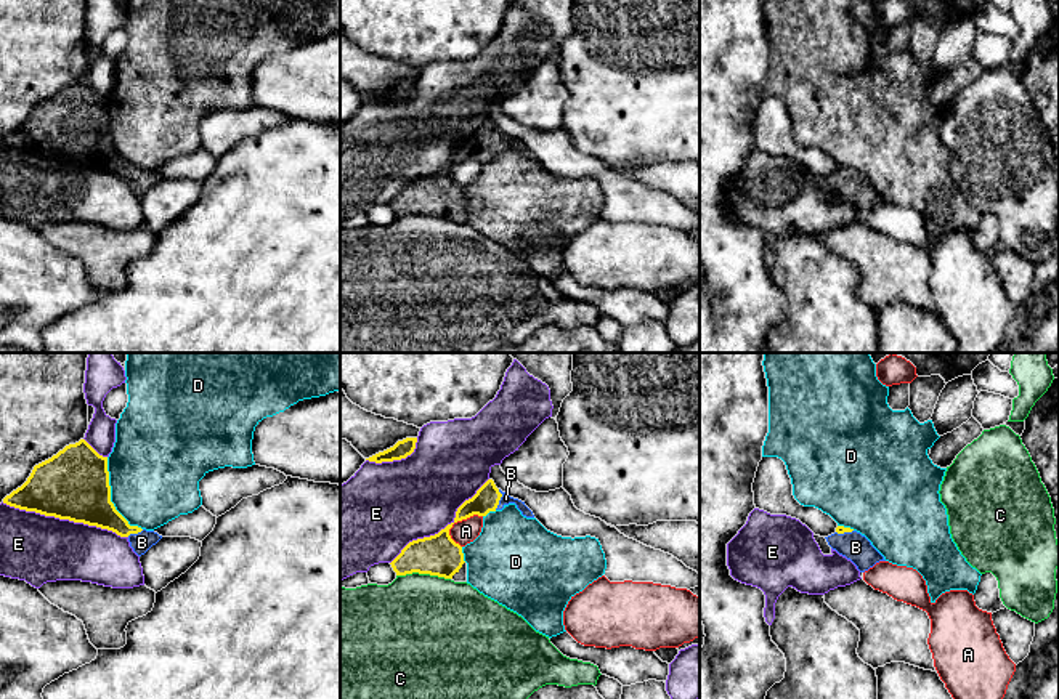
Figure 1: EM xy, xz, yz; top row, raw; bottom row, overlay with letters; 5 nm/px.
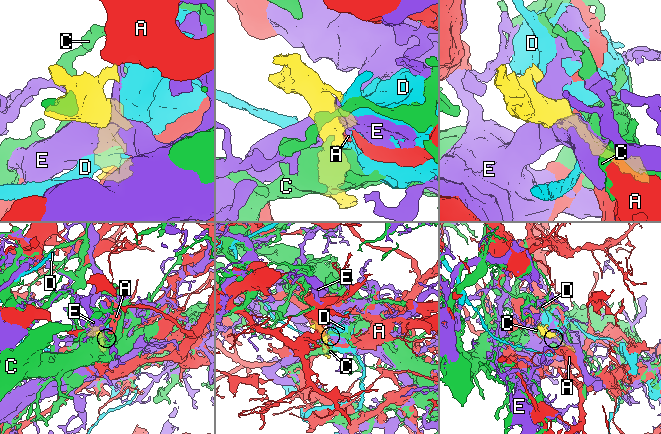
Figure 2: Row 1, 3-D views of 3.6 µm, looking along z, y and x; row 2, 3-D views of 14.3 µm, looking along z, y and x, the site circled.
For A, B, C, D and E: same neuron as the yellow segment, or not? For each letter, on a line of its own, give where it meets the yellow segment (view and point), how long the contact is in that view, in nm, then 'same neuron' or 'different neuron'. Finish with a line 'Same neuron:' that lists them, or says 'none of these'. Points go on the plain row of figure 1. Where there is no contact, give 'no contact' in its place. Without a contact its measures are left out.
A: meets yellow in xz at (461, 161); contact 200 nm long; different neuron
B: meets yellow in xz at (499, 140); contact 110 nm long; same neuron
C: meets yellow in xz at (424, 214); contact 280 nm long; different neuron
D: meets yellow in xy at (109, 138); contact 400 nm long; different neuron
E: meets yellow in xy at (64, 159); contact 650 nm long; different neuron
Same neuron: B

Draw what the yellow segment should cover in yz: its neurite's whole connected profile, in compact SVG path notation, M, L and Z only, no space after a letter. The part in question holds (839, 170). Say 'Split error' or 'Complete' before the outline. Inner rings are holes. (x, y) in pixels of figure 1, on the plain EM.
Split error. M838 167L836 173L825 180L833 191L850 200L860 213L886 202L865 176L850 168Z

